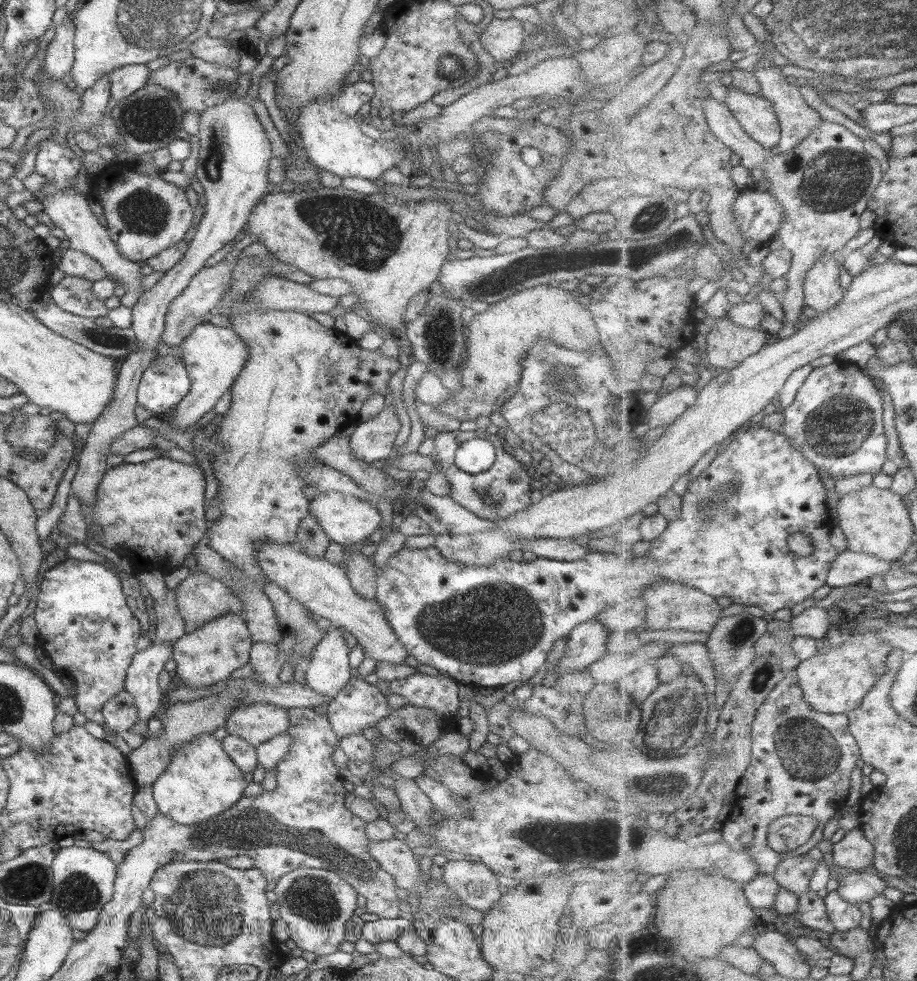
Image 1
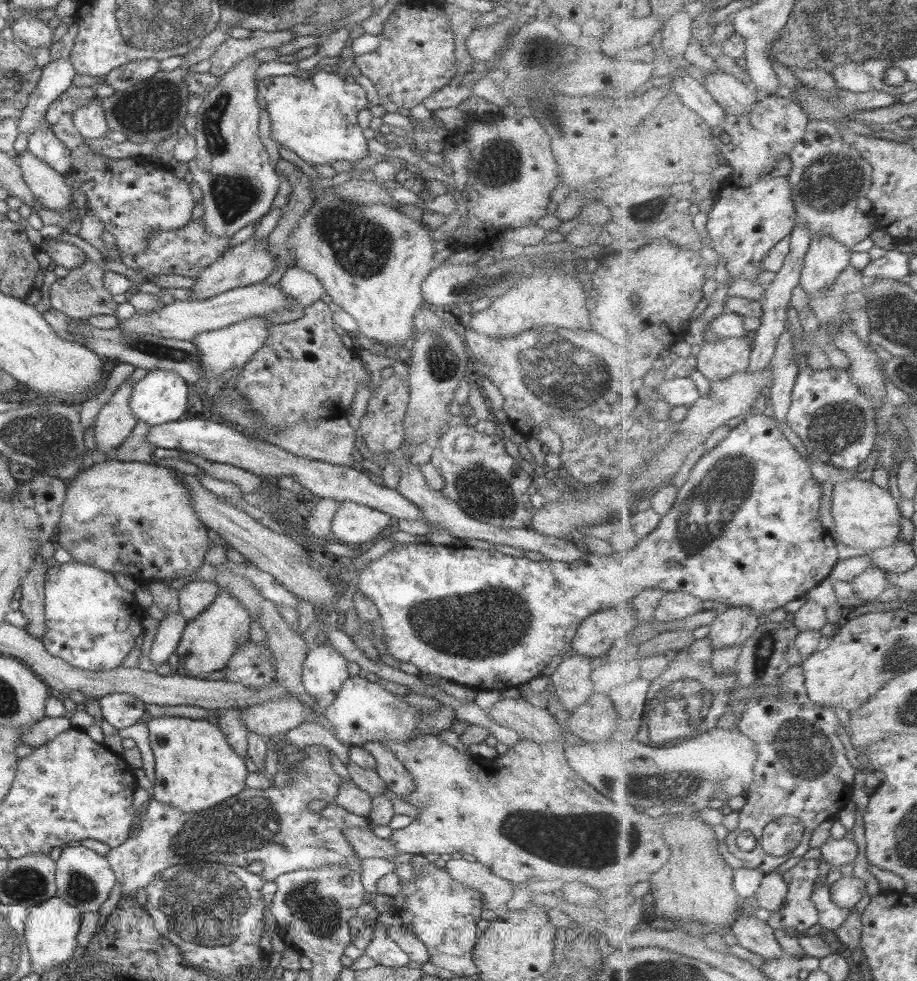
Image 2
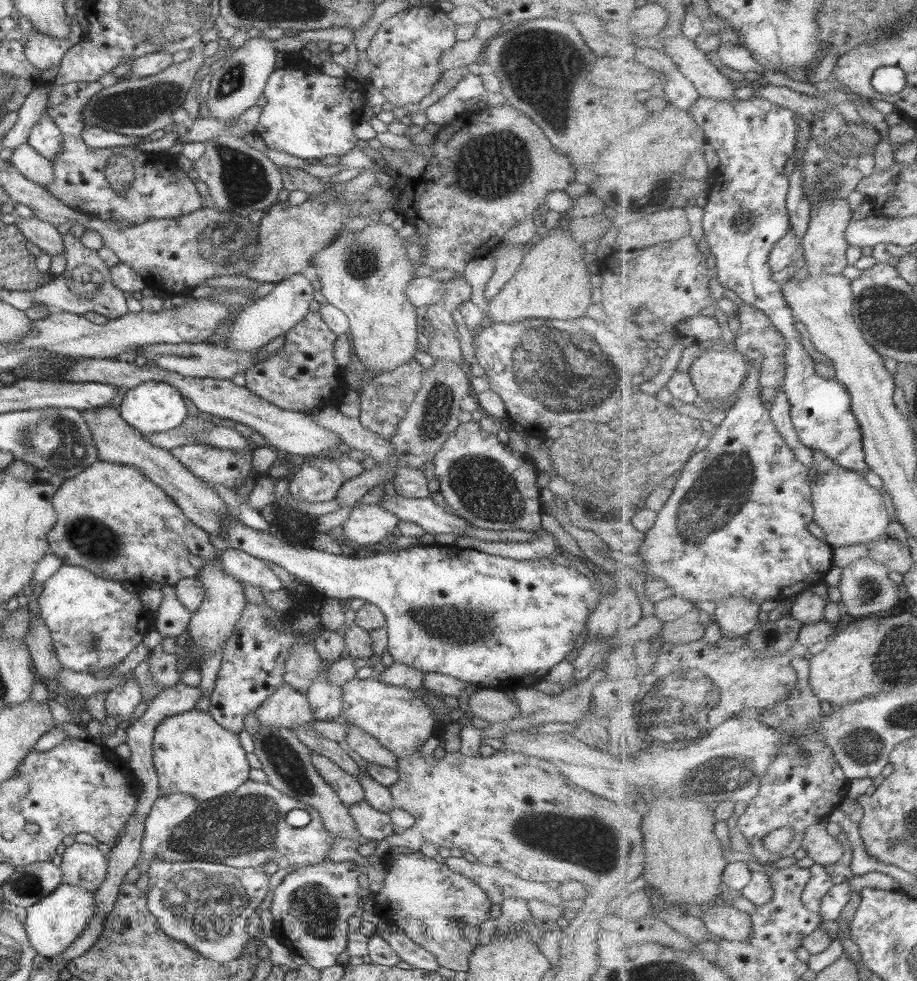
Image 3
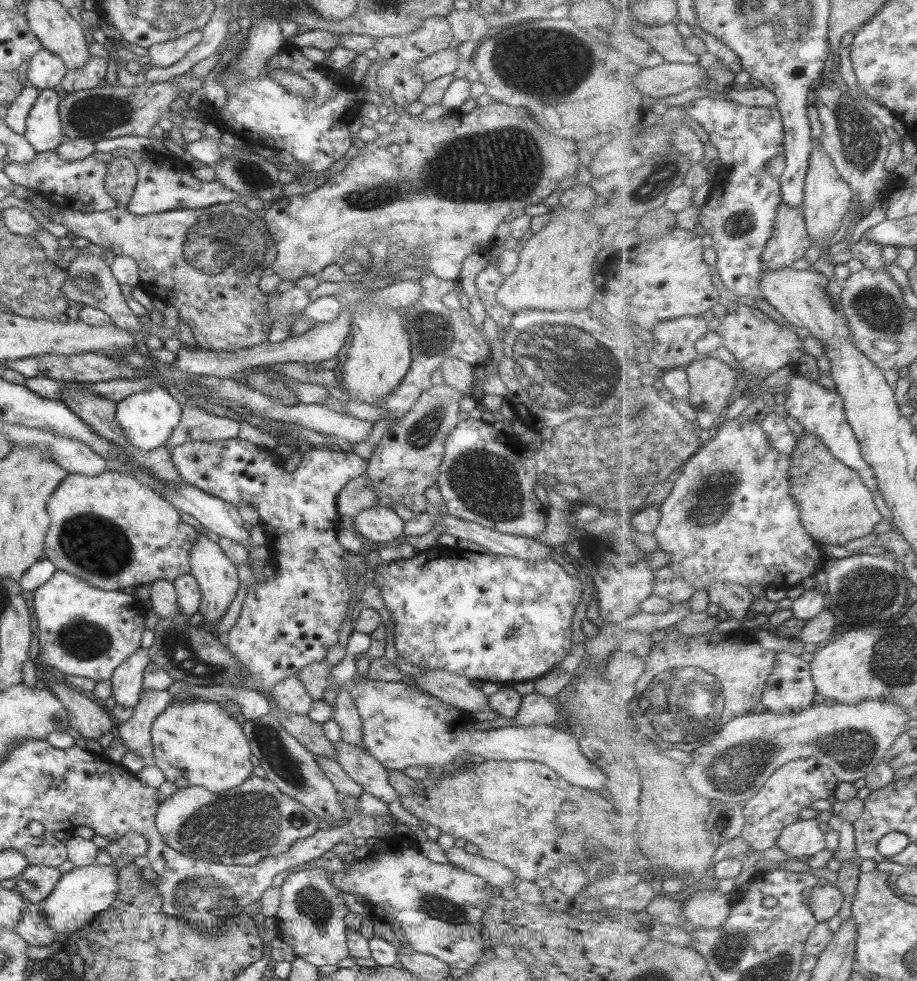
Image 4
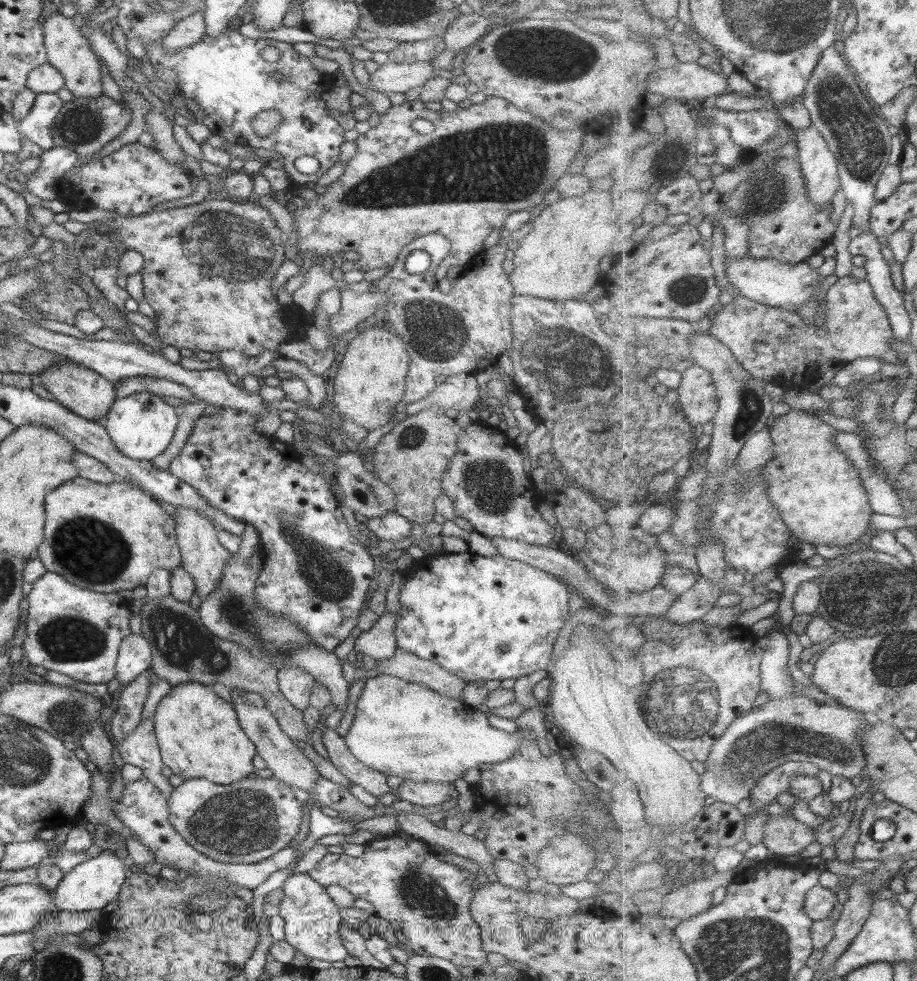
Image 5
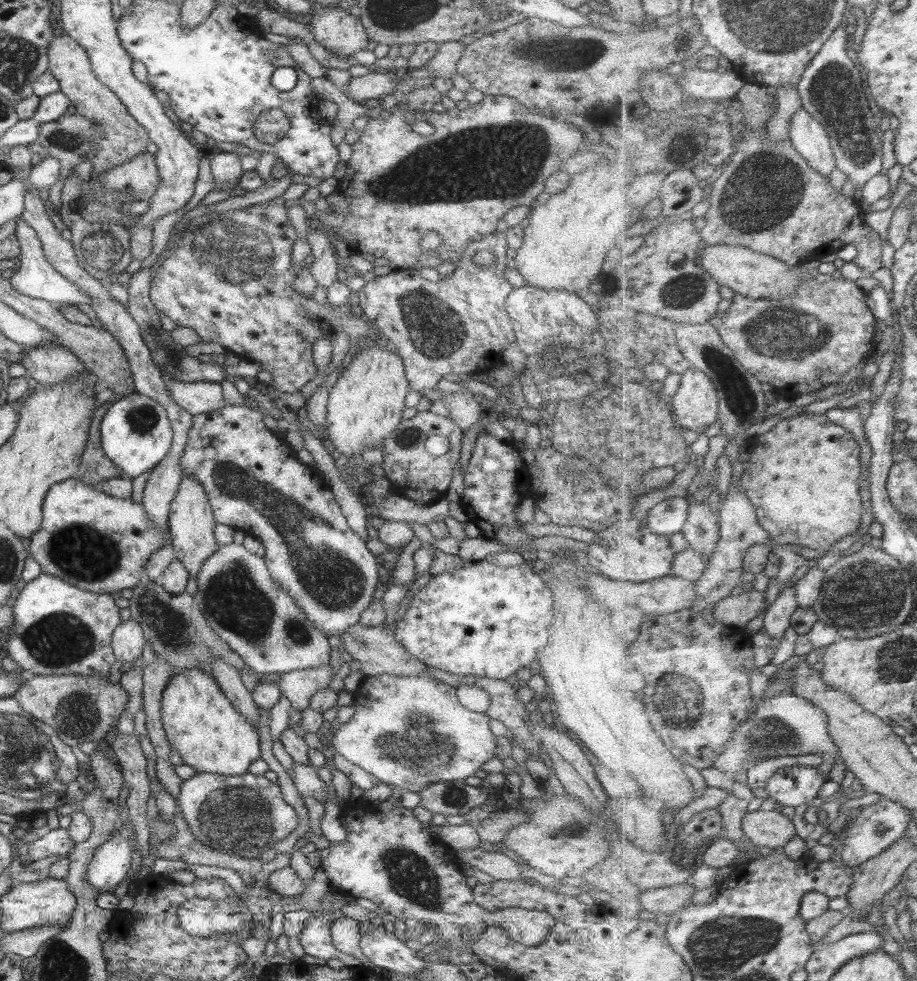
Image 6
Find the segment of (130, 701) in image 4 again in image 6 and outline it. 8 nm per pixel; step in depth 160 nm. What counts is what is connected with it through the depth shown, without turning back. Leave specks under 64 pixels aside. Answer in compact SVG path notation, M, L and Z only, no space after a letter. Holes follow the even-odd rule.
M131 618L121 621L110 636L110 645L116 658L128 666L141 656L146 632Z

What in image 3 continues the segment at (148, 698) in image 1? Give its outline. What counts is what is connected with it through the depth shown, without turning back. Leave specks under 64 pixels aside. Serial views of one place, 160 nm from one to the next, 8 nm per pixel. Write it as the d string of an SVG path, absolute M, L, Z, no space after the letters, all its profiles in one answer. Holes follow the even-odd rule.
M165 586L160 589L163 598L156 608L155 630L164 637L181 634L188 626L190 612L177 600L174 588Z

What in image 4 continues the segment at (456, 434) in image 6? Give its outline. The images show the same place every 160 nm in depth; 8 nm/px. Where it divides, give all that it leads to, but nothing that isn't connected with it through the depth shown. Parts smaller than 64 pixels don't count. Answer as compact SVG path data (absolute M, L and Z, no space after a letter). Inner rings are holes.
M443 382L441 385L433 385L423 391L406 414L397 418L397 421L390 424L387 431L381 435L378 444L373 448L371 458L366 460L367 466L364 473L367 488L371 488L375 492L377 505L391 509L391 506L400 504L414 515L425 513L427 500L423 495L429 488L436 485L437 467L439 467L444 454L444 440L459 420L457 413L461 396L463 394Z

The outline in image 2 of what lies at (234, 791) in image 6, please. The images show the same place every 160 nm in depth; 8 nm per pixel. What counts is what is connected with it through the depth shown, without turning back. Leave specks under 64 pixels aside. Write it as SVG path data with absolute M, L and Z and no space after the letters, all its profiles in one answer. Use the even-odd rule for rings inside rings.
M307 746L305 759L295 763L294 778L289 778L281 789L274 786L263 790L243 787L241 792L200 811L183 812L168 804L149 799L136 834L129 836L123 844L110 848L104 856L113 871L114 879L121 884L121 895L133 897L137 888L144 887L158 872L173 866L177 861L190 858L238 867L245 867L251 862L261 862L263 869L259 875L268 881L273 881L276 876L285 872L341 863L347 865L351 872L360 874L360 859L345 840L342 830L345 827L368 828L367 821L365 817L351 814L333 802L340 777L331 769L327 751L324 746ZM311 800L324 800L326 807L317 812L311 811L307 807Z

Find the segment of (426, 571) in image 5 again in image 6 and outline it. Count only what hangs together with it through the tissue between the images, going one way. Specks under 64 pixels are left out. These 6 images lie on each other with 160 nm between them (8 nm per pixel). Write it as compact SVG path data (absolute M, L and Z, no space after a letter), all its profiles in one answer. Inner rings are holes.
M485 559L480 561L464 562L461 569L449 573L441 573L431 576L427 584L417 591L407 605L403 618L394 622L394 637L397 644L400 644L413 658L421 661L425 665L439 668L448 673L456 675L475 675L494 679L504 679L513 674L519 667L529 666L531 661L536 659L538 652L545 646L549 636L548 628L553 618L553 601L551 601L551 591L545 582L541 580L537 572L537 566L528 563L521 563L515 567L504 567L487 563Z

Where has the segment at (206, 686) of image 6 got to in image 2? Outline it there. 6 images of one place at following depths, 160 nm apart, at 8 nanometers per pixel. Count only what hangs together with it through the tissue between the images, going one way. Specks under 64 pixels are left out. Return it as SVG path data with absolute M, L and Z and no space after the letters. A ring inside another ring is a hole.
M179 716L146 717L148 744L154 756L151 798L182 810L195 812L241 792L245 777L243 759L229 746L225 736L206 720Z

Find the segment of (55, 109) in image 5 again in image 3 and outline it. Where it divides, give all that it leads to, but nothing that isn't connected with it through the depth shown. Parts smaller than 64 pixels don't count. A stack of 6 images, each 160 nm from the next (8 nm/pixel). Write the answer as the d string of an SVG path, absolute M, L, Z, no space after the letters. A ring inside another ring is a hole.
M43 112L37 124L29 129L26 143L47 160L51 160L57 153L61 152L61 135L62 130L53 124L53 120Z

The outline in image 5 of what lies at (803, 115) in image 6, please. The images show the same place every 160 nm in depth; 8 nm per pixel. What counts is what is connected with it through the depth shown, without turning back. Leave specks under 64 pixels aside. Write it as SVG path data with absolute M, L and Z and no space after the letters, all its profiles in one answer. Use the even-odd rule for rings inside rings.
M814 125L796 134L797 160L806 178L809 198L818 209L826 207L842 188L836 153Z

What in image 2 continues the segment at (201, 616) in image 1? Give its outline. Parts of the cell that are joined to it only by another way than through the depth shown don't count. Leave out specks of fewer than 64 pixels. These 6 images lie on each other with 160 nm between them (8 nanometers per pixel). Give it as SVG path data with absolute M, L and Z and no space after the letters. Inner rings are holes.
M188 582L177 591L178 612L184 616L187 622L190 621L215 600L218 590L217 584L213 582Z

